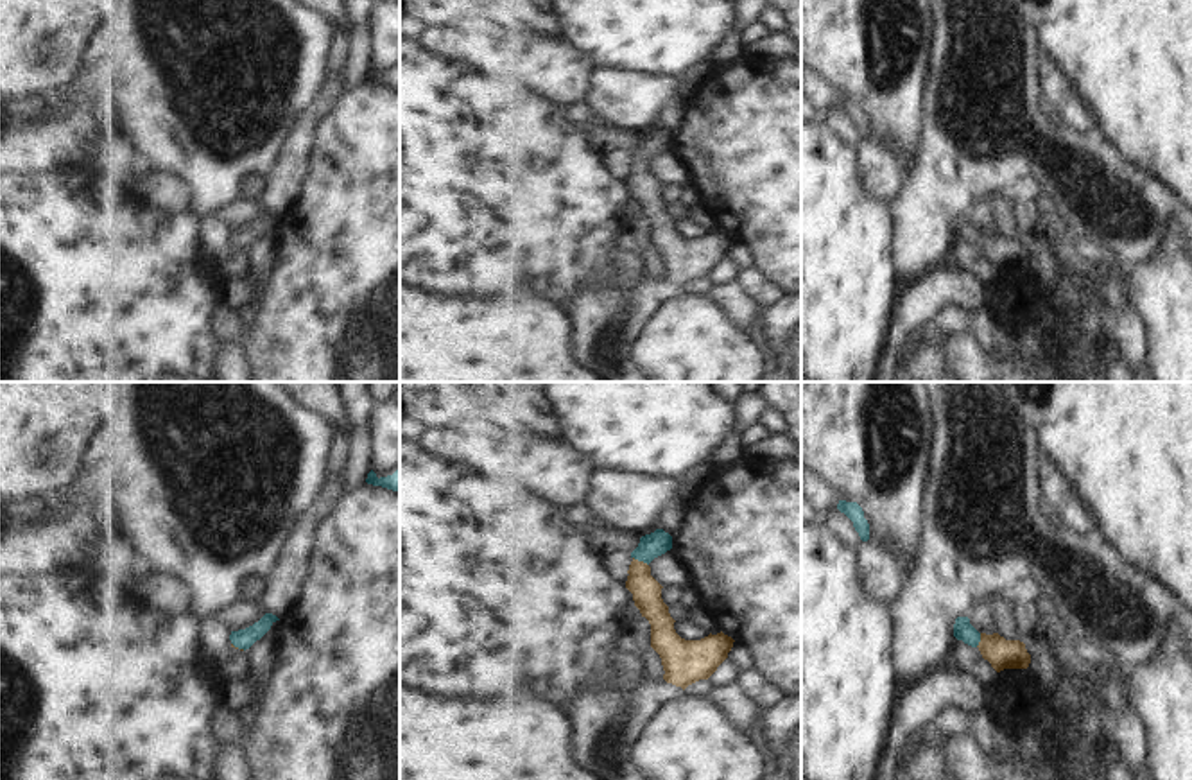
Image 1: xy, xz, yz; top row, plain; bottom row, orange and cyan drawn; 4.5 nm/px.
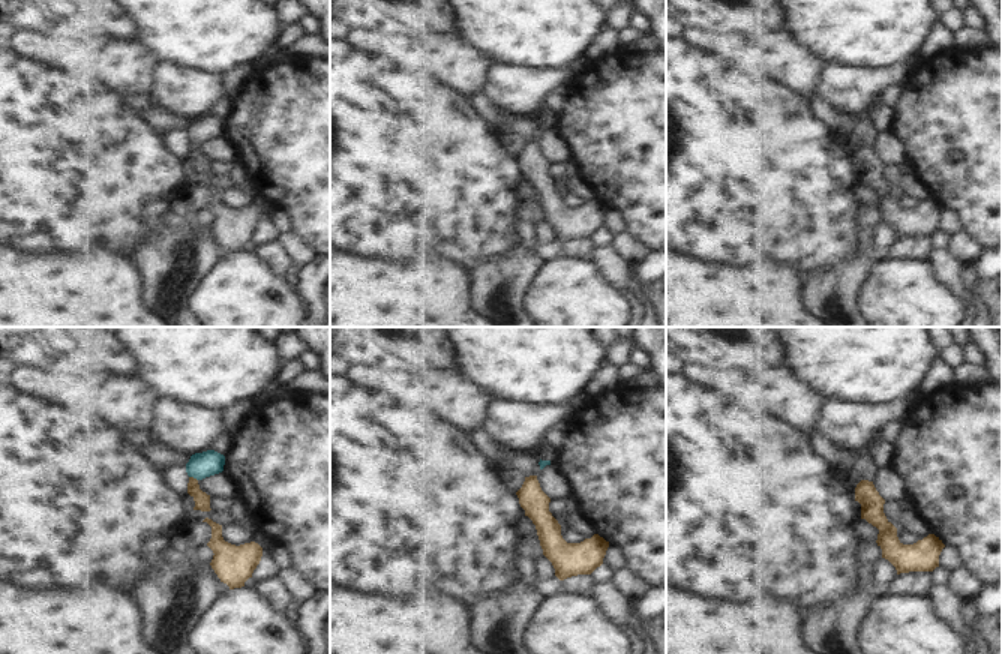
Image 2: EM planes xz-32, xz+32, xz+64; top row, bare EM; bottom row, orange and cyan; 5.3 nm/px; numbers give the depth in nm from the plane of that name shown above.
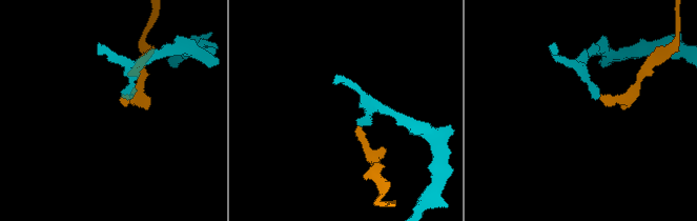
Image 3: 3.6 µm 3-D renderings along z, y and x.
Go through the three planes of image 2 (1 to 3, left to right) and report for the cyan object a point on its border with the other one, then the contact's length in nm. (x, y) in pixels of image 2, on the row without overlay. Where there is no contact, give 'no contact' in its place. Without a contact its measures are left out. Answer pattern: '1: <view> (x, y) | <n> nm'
1: xz-32 (192, 141) | 50 nm
2: no contact
3: no contact

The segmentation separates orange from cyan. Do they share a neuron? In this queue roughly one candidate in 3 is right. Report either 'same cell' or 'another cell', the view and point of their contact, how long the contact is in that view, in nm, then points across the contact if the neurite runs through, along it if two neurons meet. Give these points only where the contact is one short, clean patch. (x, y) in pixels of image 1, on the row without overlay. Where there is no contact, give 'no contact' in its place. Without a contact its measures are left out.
same cell; meets orange in xz at (640, 160); contact 80 nm long

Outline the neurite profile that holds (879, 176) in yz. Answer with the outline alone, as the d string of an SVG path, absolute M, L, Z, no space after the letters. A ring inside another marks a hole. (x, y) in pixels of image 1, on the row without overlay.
M862 140L855 151L855 170L862 192L871 201L889 204L903 183L905 172L891 154L868 140Z

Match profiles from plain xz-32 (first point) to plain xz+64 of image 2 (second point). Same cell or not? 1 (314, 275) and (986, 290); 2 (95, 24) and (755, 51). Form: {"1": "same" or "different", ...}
{"1": "different", "2": "same"}

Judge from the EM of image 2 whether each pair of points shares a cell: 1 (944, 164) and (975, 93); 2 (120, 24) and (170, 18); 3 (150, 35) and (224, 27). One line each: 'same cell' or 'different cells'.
1: same cell
2: different cells
3: same cell

